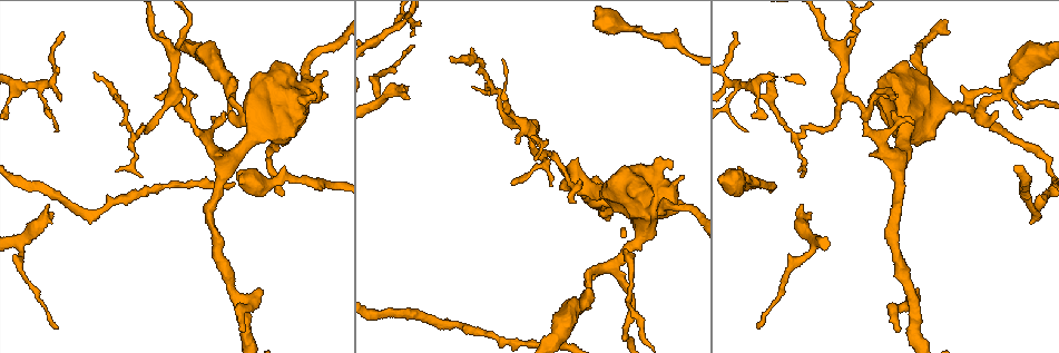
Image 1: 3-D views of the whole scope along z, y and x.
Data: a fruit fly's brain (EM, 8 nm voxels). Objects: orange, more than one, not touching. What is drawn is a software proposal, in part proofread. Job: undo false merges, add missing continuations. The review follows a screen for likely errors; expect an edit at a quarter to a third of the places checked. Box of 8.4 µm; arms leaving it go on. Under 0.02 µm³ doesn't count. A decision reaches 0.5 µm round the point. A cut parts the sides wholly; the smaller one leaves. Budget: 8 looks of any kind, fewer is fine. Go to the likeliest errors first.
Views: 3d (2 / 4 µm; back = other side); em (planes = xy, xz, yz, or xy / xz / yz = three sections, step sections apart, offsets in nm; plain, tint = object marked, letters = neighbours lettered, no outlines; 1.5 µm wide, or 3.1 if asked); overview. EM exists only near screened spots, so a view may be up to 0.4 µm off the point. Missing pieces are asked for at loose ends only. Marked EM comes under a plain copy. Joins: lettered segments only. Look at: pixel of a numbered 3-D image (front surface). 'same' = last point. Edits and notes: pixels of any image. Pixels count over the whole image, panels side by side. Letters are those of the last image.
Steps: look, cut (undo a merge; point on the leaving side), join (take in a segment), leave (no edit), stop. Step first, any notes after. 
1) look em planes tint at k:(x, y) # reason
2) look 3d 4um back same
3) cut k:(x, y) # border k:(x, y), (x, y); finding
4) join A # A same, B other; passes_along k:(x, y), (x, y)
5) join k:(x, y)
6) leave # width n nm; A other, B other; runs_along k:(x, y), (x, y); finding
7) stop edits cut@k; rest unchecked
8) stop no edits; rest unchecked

look em xy step 8 letters at 1:(912, 124)

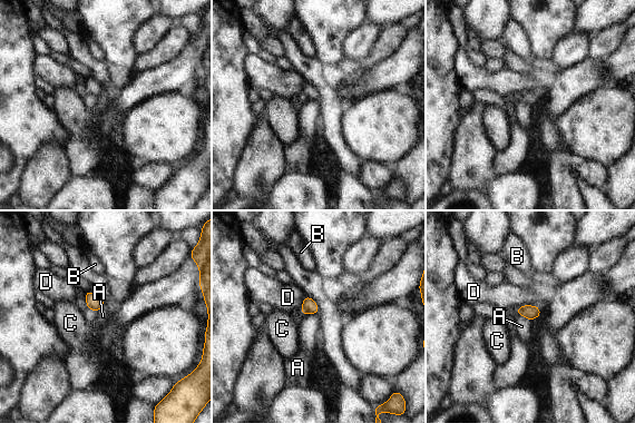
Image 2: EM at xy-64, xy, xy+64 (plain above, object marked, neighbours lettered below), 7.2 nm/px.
leave # width 100 nm; A other, B other, C other, D other; border 2:(515, 313), (519, 313), (530, 321); none of them fits

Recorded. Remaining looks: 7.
look 3d 4um at 1:(36, 84) # abrupt turn

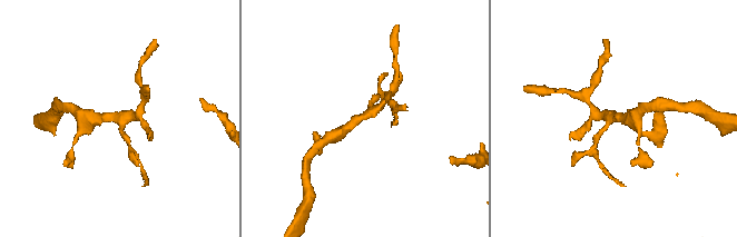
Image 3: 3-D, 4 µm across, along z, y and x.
look em yz step 4 letters at 3:(367, 113)

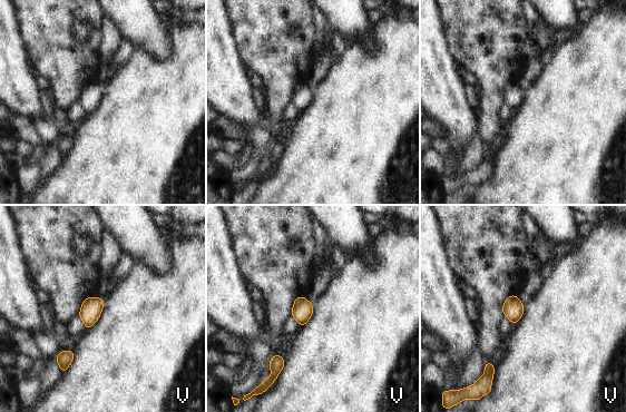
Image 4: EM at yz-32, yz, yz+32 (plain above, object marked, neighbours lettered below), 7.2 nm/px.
leave # V other; border 4:(105, 298), (99, 317), (86, 330); one neuron here

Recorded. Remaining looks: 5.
look em yz step 8 letters at 1:(801, 206)

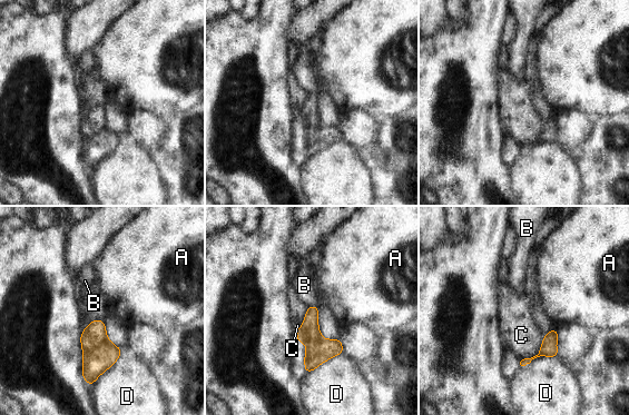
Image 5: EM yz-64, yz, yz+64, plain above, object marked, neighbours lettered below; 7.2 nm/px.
look em planes letters same # another direction

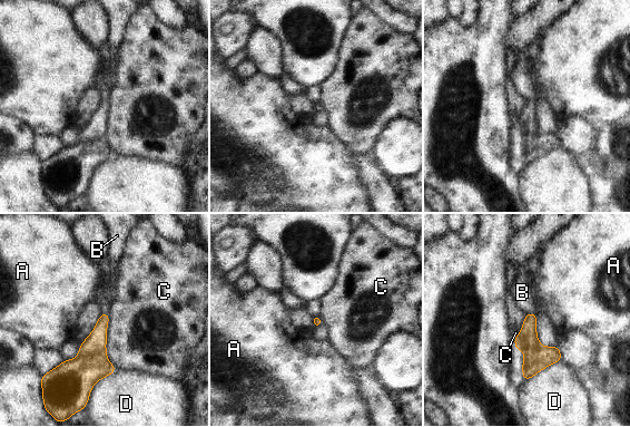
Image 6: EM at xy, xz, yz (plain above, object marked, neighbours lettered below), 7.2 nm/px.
join B # longest_contact C 420 nm; A other, B same, C other, D other; passes_along 6:(527, 341), (530, 313), (522, 292); it goes on there

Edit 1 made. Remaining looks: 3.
look overview # see it whole again

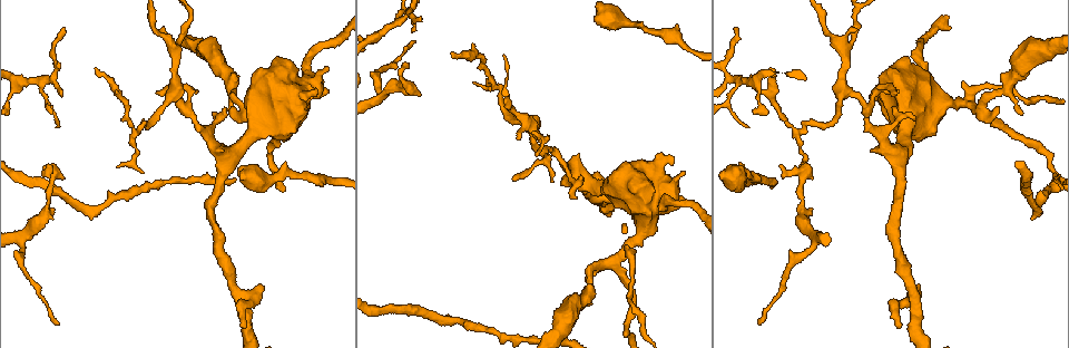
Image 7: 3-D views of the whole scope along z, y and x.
look 3d 4um at 7:(316, 93) # free end

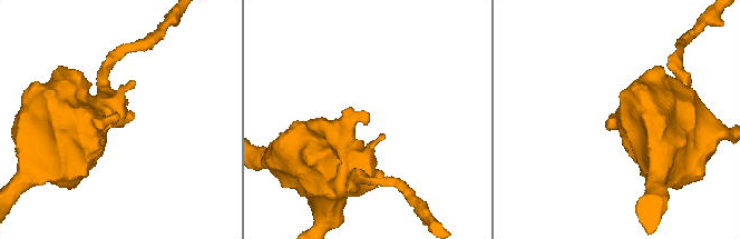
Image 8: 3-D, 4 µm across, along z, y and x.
look em planes letters at 8:(613, 116) # shape alone is not enough

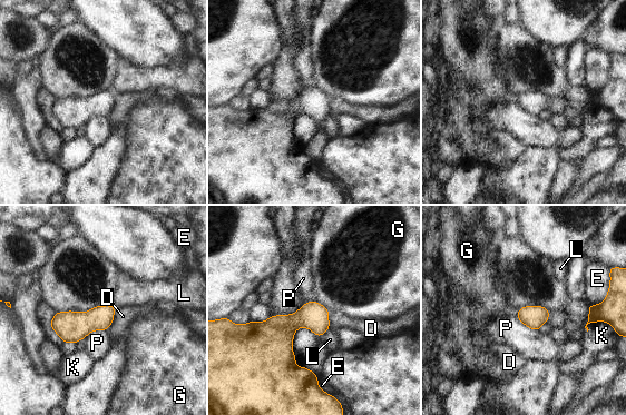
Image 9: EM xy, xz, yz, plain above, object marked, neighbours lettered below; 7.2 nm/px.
leave # longest_contact P 200 nm; D other, E other, G other, K other, L other, P other; no lettered segment goes on from it

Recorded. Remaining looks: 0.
stop edits join@6; rest unchecked

